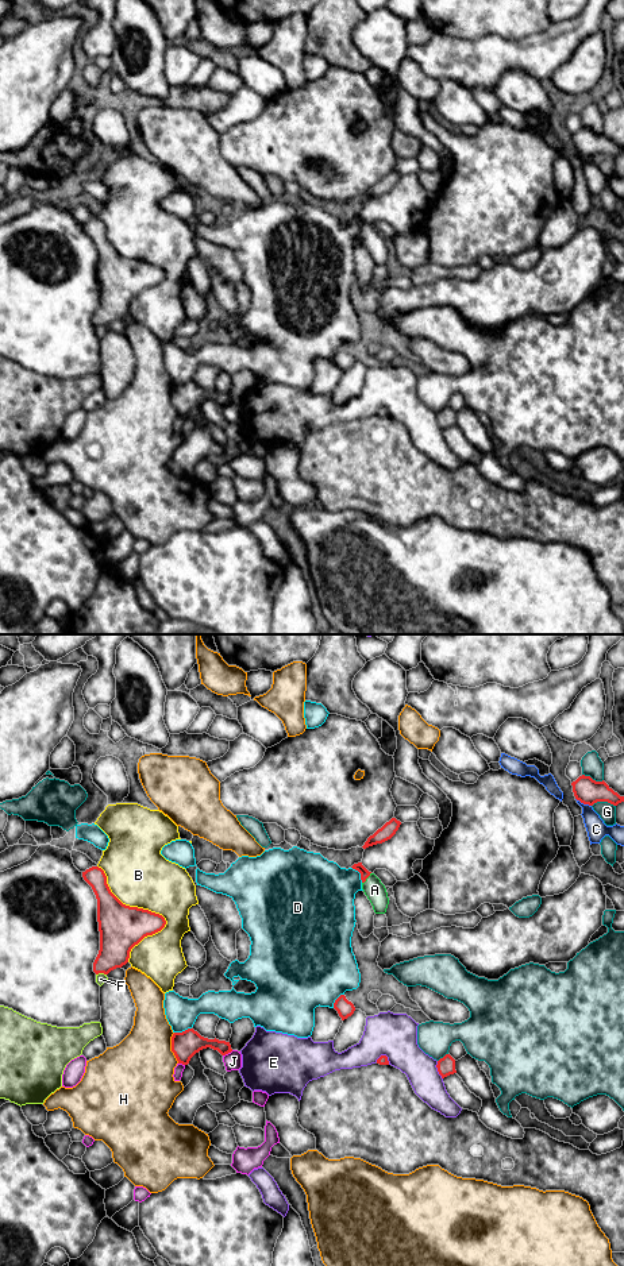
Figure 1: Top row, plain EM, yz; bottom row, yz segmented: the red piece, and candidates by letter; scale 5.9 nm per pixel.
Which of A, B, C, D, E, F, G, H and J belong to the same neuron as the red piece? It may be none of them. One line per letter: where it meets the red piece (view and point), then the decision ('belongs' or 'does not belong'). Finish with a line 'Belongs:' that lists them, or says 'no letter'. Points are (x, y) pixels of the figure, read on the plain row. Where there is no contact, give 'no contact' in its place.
A: yz (368, 228) | belongs
B: yz (150, 263) | does not belong
C: yz (584, 155) | does not belong
D: yz (359, 224) | does not belong
E: yz (438, 423) | does not belong
F: yz (100, 324) | does not belong
G: yz (603, 153) | does not belong
H: yz (172, 400) | does not belong
J: yz (227, 405) | does not belong
Belongs: A

